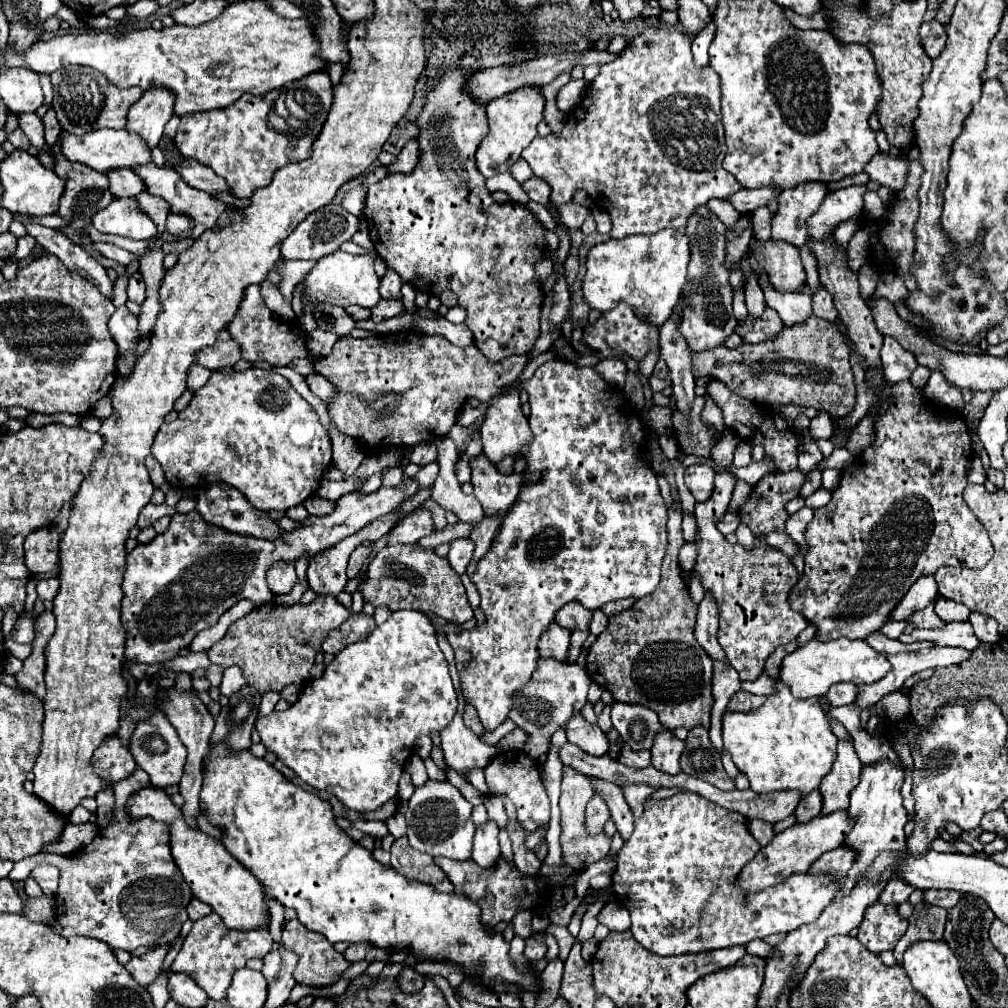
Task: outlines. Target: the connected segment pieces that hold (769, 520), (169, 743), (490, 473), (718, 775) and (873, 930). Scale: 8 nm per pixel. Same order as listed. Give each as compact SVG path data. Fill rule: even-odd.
M792 470L792 472L774 472L774 474L766 474L752 490L750 498L746 500L746 504L740 510L740 520L754 532L756 538L764 538L764 542L774 548L780 550L782 554L786 554L788 558L794 558L798 554L798 546L796 542L786 534L786 520L788 520L788 512L786 512L786 502L790 502L792 498L798 496L800 486L804 484L804 474L800 470Z
M156 710L148 720L136 724L136 730L128 742L128 750L132 752L138 768L142 768L150 776L150 784L154 788L166 788L180 782L186 762L186 746L180 742L174 726L166 722L166 716L162 712Z
M482 454L470 460L470 468L474 496L480 500L486 516L506 512L516 502L518 490L522 488L524 482L524 474L504 476Z
M692 728L686 738L686 748L680 758L680 768L684 774L702 778L720 790L734 790L734 782L728 778L720 754L708 740L706 728Z
M874 902L866 908L856 938L872 954L880 954L884 950L892 950L898 944L898 940L906 934L906 930L908 920L900 918L898 906L882 906L882 902Z

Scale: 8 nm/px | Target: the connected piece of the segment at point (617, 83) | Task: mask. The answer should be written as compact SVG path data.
M676 26L646 28L640 36L636 36L620 52L620 56L614 62L604 64L600 68L600 74L588 84L588 90L586 90L586 96L582 98L582 102L566 116L566 124L558 136L556 134L550 134L546 138L536 136L530 142L530 146L526 150L522 150L522 158L530 164L534 176L538 176L550 184L550 188L552 188L550 200L554 206L570 202L576 190L586 190L588 196L598 206L604 206L608 210L608 214L612 214L614 238L624 238L630 234L654 234L654 232L664 230L664 228L682 228L682 226L686 226L690 214L694 214L694 210L698 206L708 204L710 198L726 198L726 196L730 196L742 188L736 182L736 178L722 168L724 152L720 146L724 146L724 128L722 128L722 116L720 116L720 78L710 66L704 66L704 68L694 66L694 58L692 58L692 50L690 50L692 40L694 38L690 38L688 34L678 30Z

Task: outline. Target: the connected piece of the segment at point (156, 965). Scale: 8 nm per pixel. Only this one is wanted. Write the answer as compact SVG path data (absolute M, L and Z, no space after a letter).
M162 944L162 946L158 946L156 950L144 954L144 956L132 958L132 960L126 964L126 970L132 974L132 978L134 978L142 988L148 988L148 986L162 974L166 954L168 954L168 944Z

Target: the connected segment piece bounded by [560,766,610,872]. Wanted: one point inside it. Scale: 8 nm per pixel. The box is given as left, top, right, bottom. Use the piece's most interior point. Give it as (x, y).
(580, 850)

